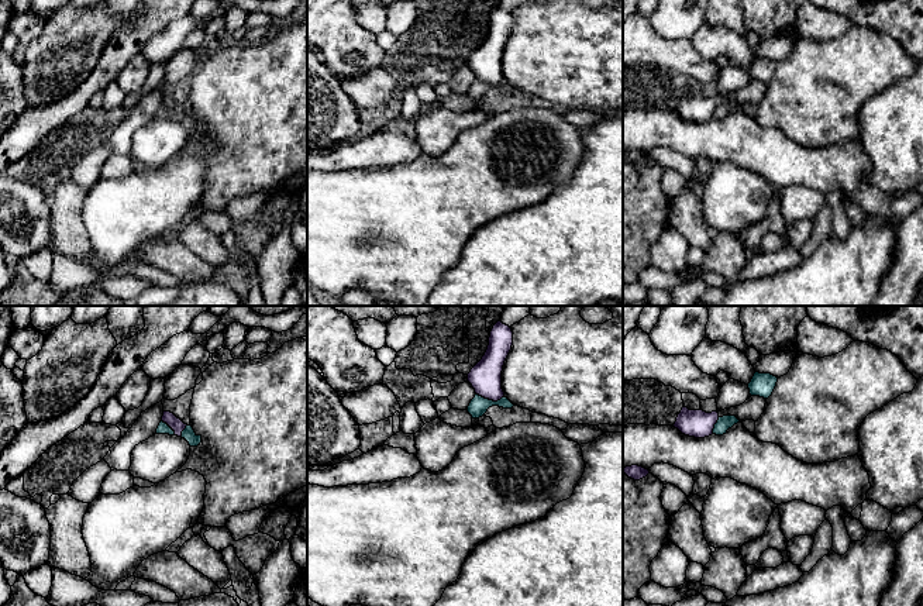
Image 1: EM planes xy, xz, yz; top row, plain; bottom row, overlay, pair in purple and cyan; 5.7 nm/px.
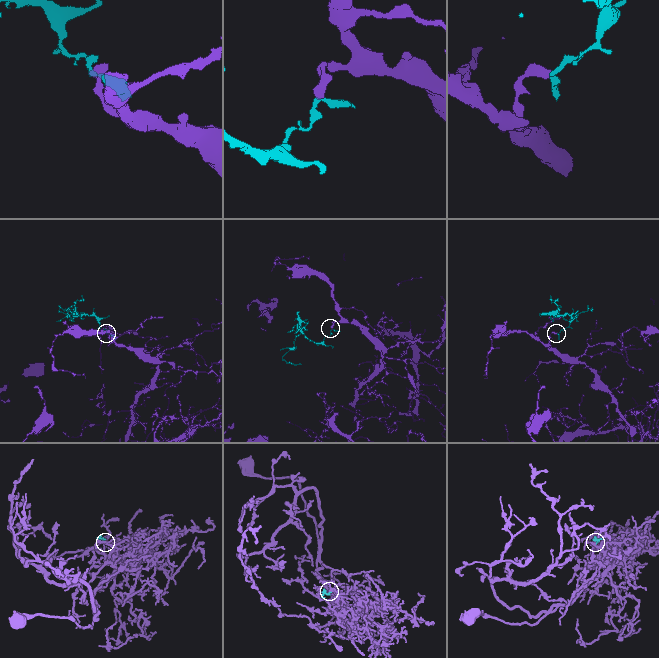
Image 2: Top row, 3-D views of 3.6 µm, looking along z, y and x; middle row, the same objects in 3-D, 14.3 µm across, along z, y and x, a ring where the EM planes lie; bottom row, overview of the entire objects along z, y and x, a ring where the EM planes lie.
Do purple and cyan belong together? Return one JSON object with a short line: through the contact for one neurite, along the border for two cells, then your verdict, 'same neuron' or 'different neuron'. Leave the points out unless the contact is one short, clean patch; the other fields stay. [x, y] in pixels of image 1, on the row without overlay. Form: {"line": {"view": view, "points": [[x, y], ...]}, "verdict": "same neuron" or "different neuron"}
{"line": {"view": "xz", "points": [[477, 78], [493, 85], [503, 82]]}, "verdict": "different neuron"}

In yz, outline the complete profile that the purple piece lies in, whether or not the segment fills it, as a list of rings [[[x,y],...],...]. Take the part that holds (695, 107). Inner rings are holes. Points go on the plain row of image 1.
[[[683,89],[674,111],[685,120],[705,123],[713,118],[713,113],[717,104],[717,96],[706,97],[703,94],[689,94]]]

